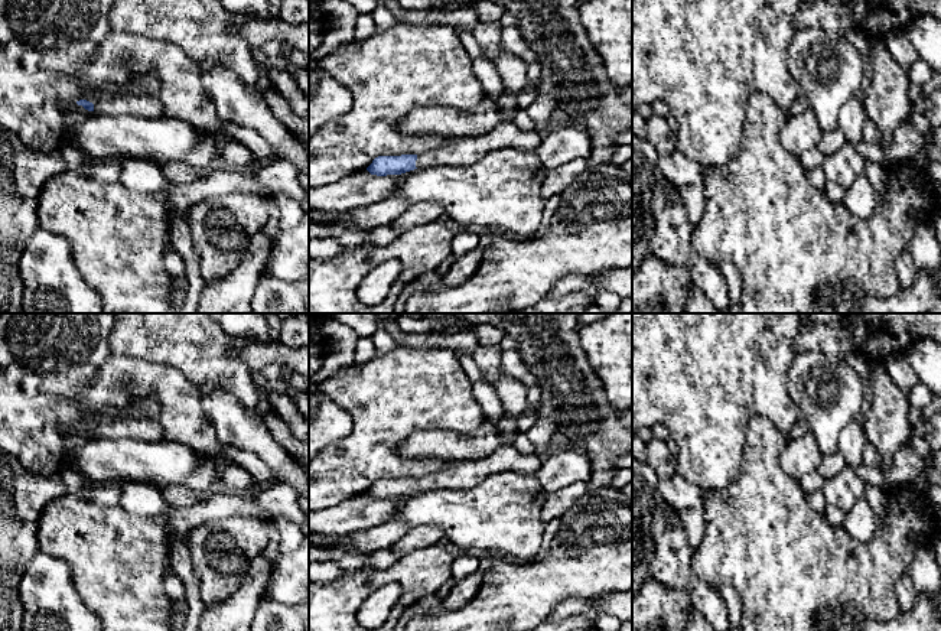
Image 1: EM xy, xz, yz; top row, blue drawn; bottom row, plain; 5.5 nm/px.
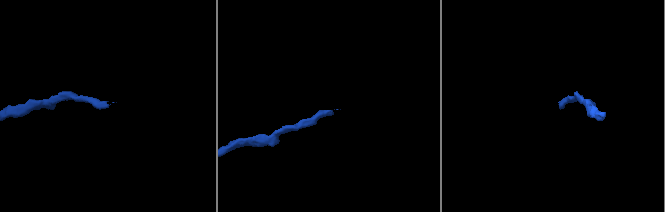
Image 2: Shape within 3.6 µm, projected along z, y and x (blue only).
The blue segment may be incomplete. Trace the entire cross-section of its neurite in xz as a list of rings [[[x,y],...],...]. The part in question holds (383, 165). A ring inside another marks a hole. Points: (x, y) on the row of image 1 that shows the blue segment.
[[[502,121],[488,134],[453,137],[442,147],[421,155],[378,156],[367,170],[371,175],[387,176],[439,165],[466,166],[479,162],[486,153],[504,147],[535,150],[541,139],[543,133],[521,130],[512,121]]]

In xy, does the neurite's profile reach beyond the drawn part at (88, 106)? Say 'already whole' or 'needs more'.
needs more

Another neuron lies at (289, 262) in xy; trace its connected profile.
[[[309,214],[290,230],[274,235],[274,245],[264,276],[297,282],[309,273]]]

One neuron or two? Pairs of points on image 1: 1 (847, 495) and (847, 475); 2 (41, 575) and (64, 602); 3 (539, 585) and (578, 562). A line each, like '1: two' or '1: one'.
1: one
2: one
3: one

